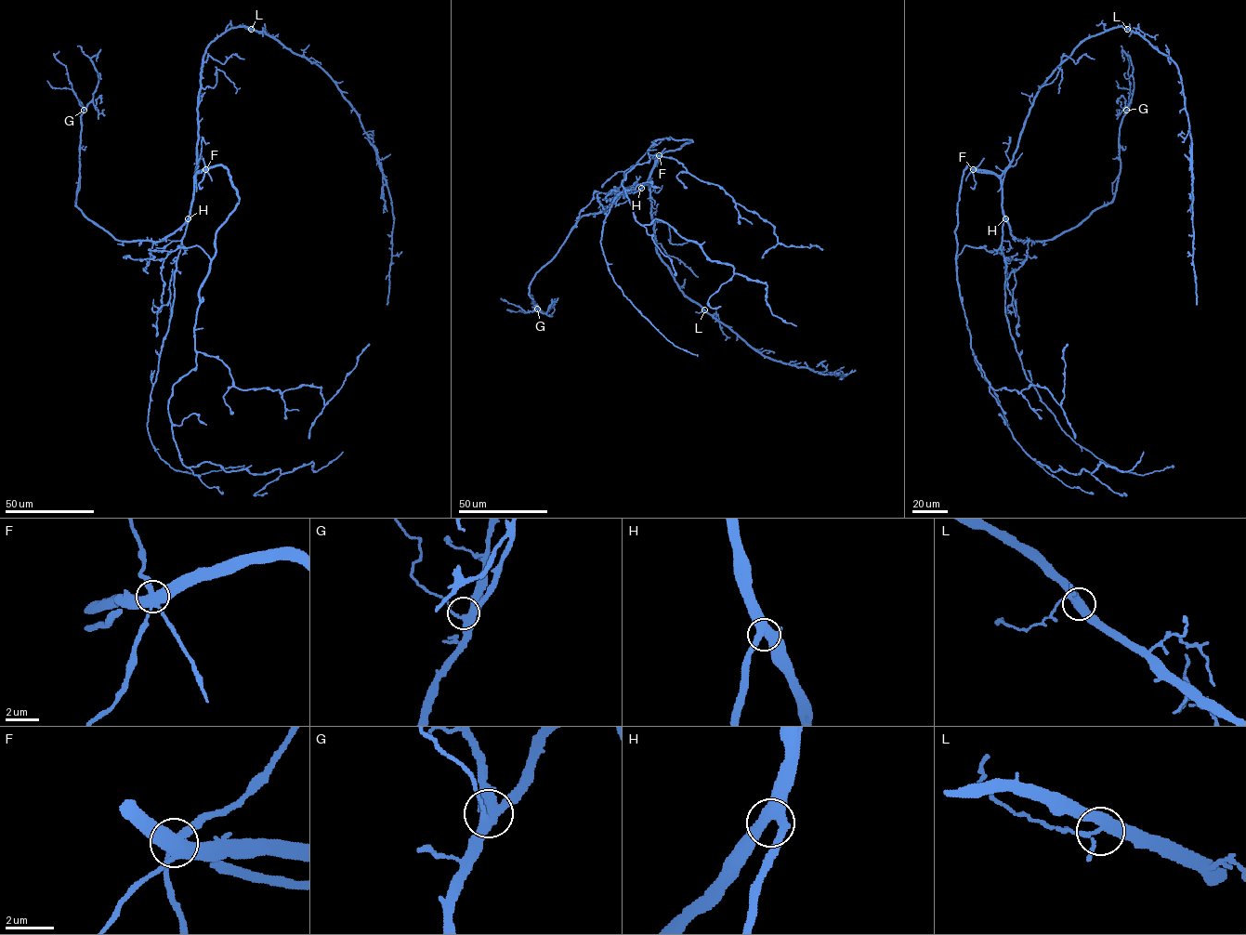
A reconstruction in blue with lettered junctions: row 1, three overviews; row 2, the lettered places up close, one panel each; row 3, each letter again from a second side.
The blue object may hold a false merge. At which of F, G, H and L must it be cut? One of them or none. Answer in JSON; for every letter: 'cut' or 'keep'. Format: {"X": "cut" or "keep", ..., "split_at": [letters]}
{"F": "cut", "G": "keep", "H": "keep", "L": "keep", "split_at": ["F"]}

